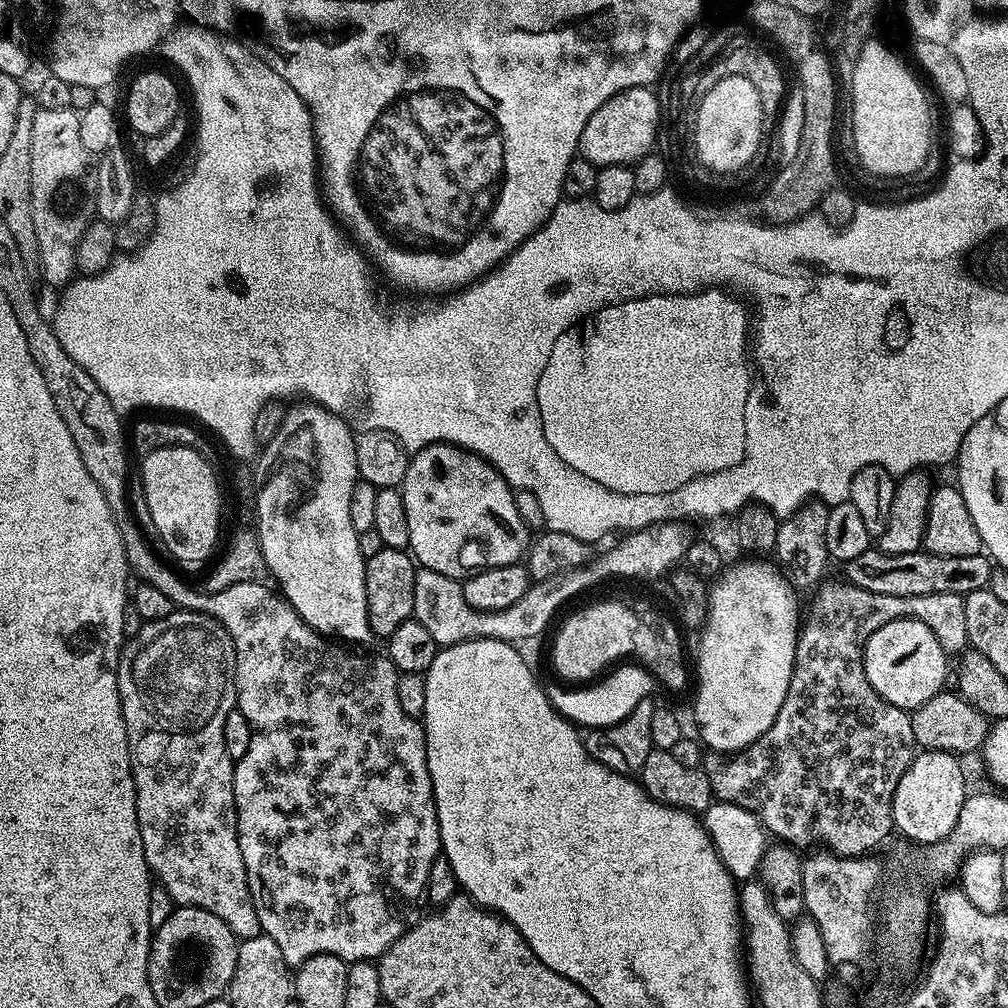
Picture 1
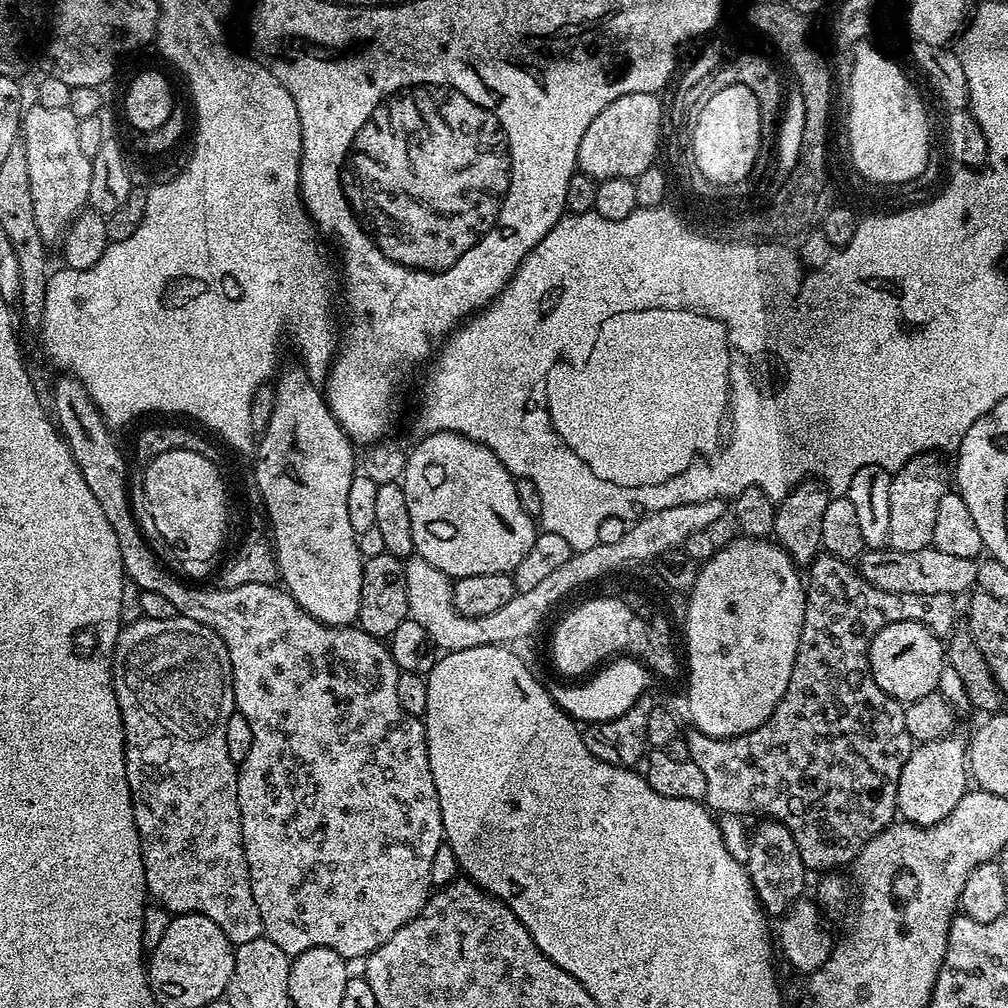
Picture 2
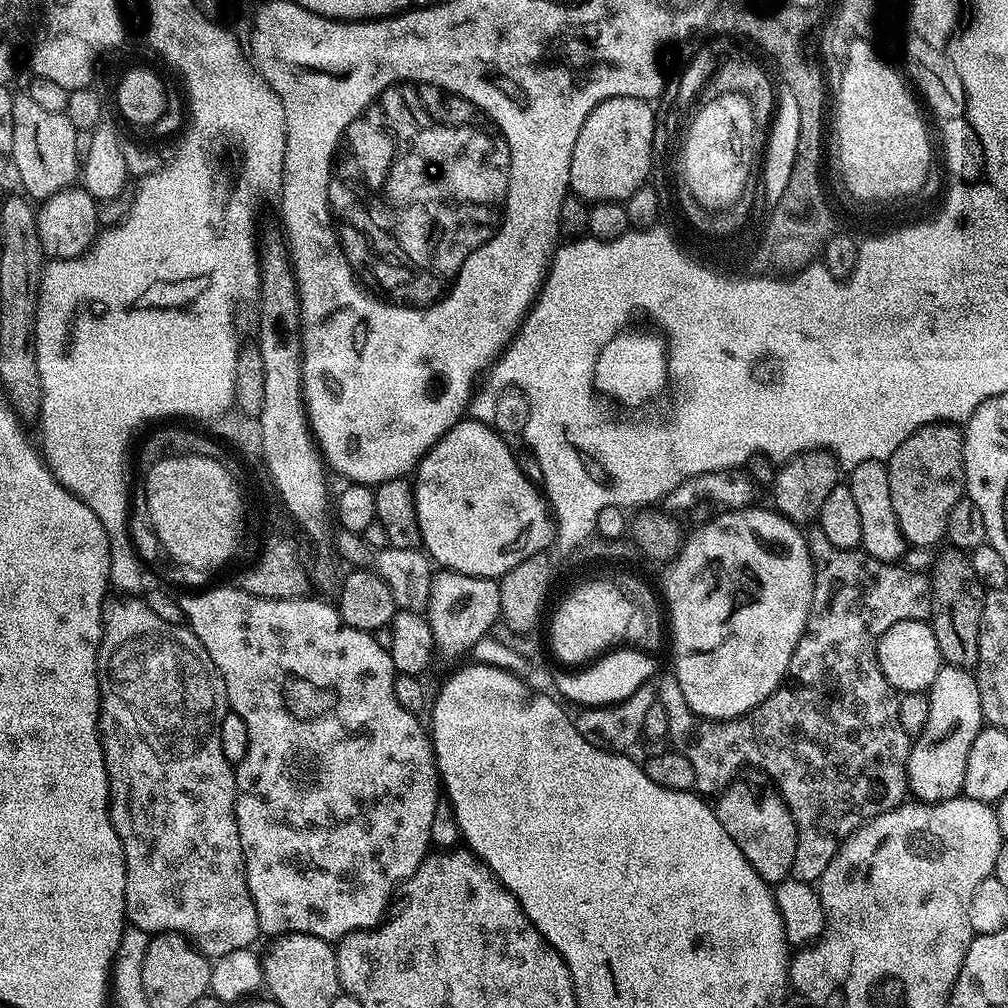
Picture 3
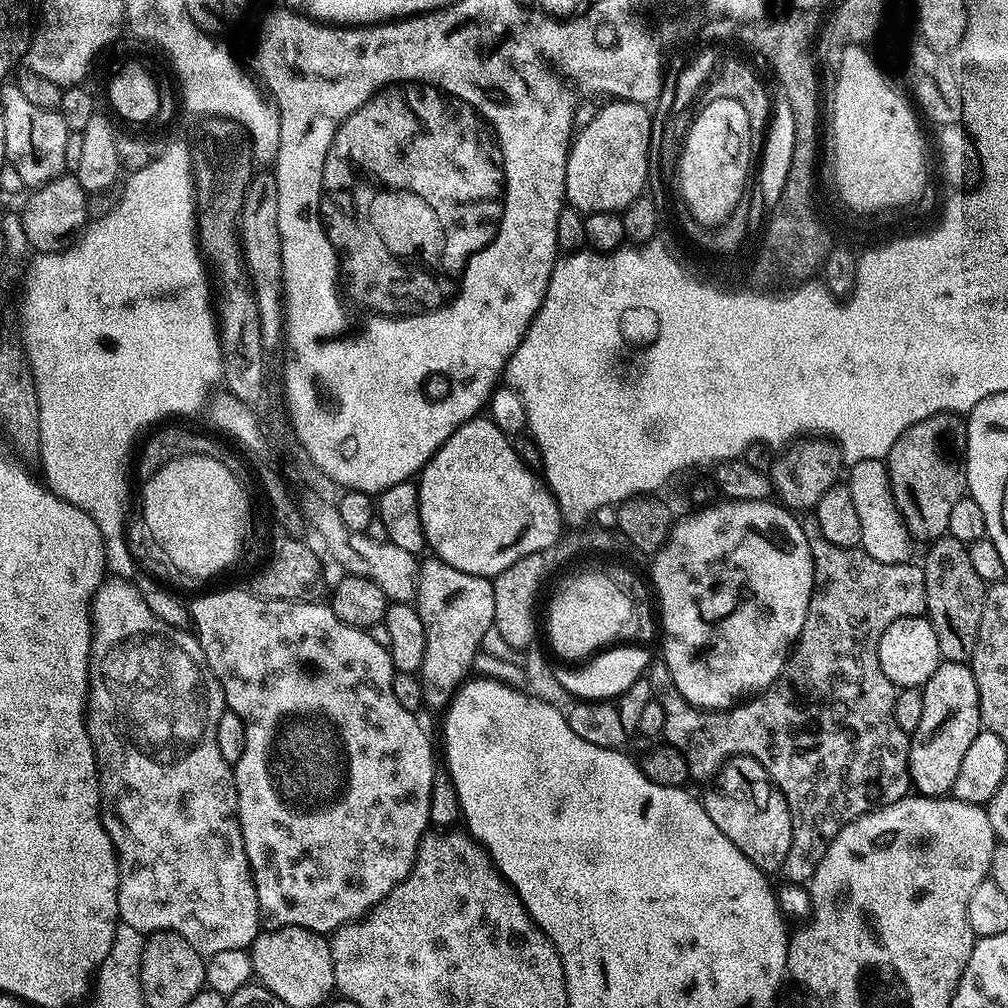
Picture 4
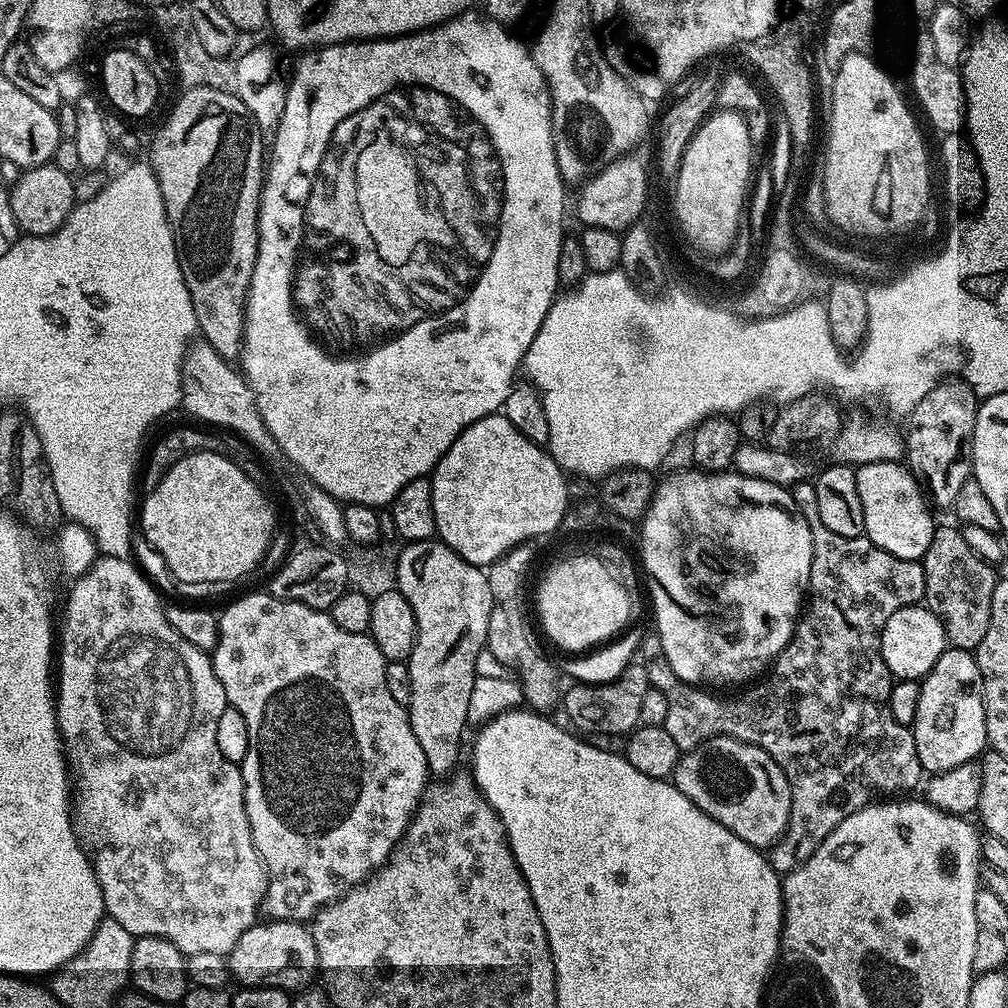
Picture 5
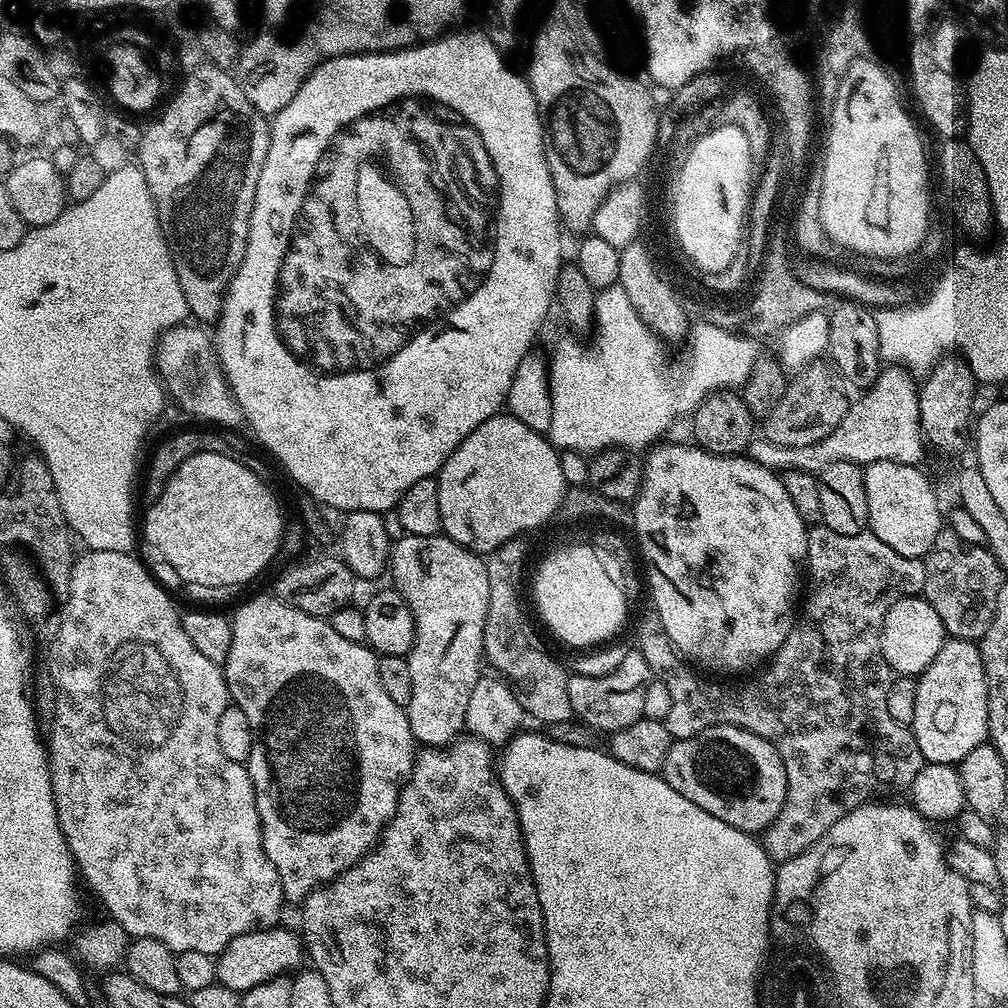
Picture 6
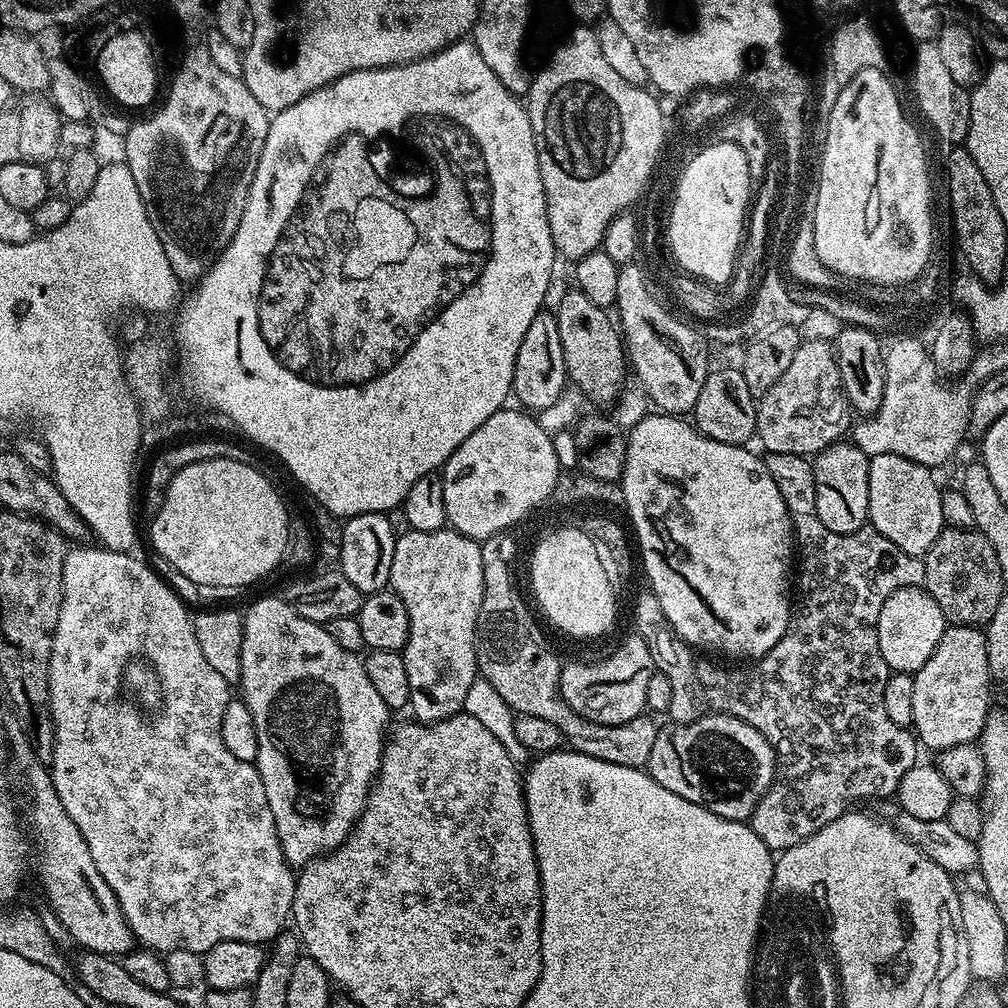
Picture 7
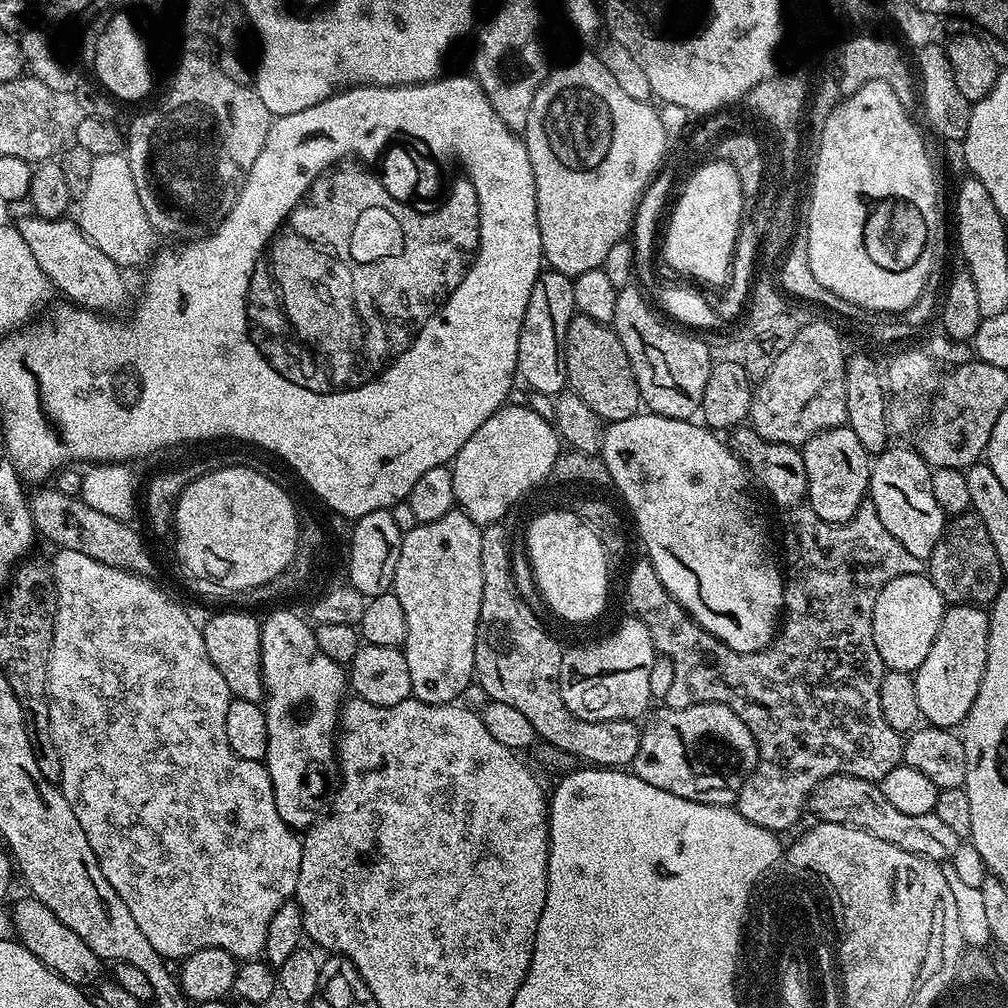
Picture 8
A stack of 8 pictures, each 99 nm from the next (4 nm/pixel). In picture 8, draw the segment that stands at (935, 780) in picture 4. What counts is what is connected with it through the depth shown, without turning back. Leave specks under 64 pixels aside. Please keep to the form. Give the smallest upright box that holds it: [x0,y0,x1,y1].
[914,604,988,730]

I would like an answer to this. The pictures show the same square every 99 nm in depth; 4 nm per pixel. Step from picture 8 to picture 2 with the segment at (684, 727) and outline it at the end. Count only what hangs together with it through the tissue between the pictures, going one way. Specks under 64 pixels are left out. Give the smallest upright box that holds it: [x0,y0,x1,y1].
[746,819,806,918]

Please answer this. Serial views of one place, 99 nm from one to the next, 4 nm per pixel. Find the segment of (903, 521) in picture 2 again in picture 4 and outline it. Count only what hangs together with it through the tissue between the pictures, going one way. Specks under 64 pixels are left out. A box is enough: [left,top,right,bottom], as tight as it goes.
[886,412,968,542]

